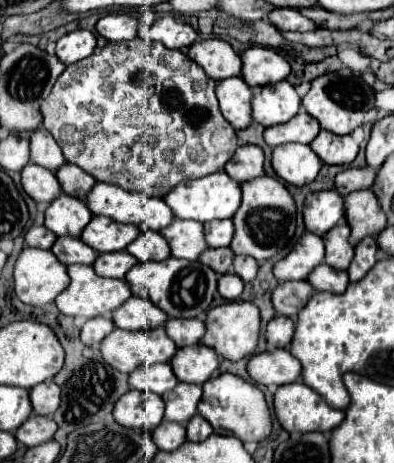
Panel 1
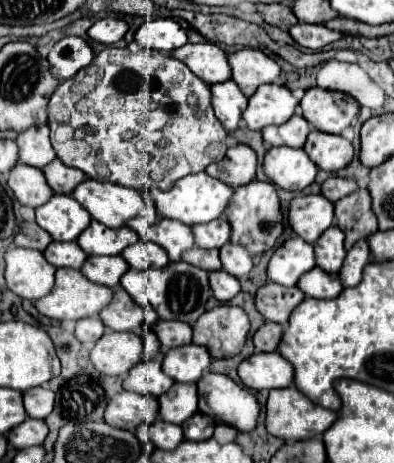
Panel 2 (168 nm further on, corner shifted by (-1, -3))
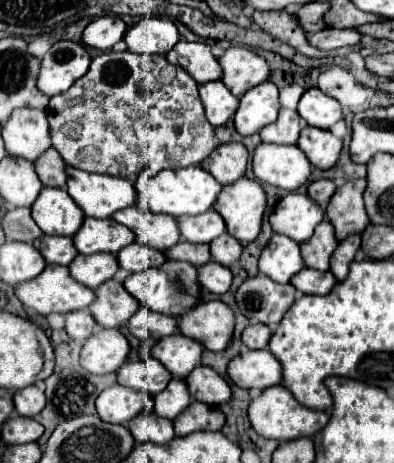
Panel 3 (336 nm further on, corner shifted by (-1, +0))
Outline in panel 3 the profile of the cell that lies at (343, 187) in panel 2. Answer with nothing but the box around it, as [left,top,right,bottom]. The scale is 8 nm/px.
[308,179,336,205]

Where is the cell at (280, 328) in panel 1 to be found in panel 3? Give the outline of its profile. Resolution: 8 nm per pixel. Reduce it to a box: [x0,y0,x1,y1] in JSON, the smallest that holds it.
[242,323,272,349]

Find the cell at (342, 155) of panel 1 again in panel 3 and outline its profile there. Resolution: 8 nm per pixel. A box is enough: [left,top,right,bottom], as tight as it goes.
[296,125,342,169]

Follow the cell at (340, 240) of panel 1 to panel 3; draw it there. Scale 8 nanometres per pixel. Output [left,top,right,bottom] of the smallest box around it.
[300,219,338,271]

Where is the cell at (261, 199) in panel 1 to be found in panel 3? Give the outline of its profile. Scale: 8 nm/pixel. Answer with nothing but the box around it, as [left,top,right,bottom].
[214,177,266,245]

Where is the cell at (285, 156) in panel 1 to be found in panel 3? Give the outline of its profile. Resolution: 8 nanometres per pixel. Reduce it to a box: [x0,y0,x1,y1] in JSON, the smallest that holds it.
[252,143,310,191]

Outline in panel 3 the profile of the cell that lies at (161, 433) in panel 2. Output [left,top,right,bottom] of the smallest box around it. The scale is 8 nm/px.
[128,415,174,443]

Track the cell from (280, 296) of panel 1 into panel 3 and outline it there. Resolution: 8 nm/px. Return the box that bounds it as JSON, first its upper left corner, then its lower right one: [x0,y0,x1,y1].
[234,275,296,329]

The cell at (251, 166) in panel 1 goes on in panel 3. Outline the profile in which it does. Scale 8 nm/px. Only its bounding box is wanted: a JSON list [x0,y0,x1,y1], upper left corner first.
[202,143,248,185]

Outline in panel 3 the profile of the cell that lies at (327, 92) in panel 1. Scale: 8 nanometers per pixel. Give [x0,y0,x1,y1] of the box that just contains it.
[298,87,342,129]

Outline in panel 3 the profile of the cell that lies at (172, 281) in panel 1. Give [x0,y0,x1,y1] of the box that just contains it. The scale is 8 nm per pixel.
[124,261,200,319]

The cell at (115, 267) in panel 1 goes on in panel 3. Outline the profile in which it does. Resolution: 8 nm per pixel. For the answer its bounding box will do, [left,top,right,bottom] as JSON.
[68,253,118,289]

